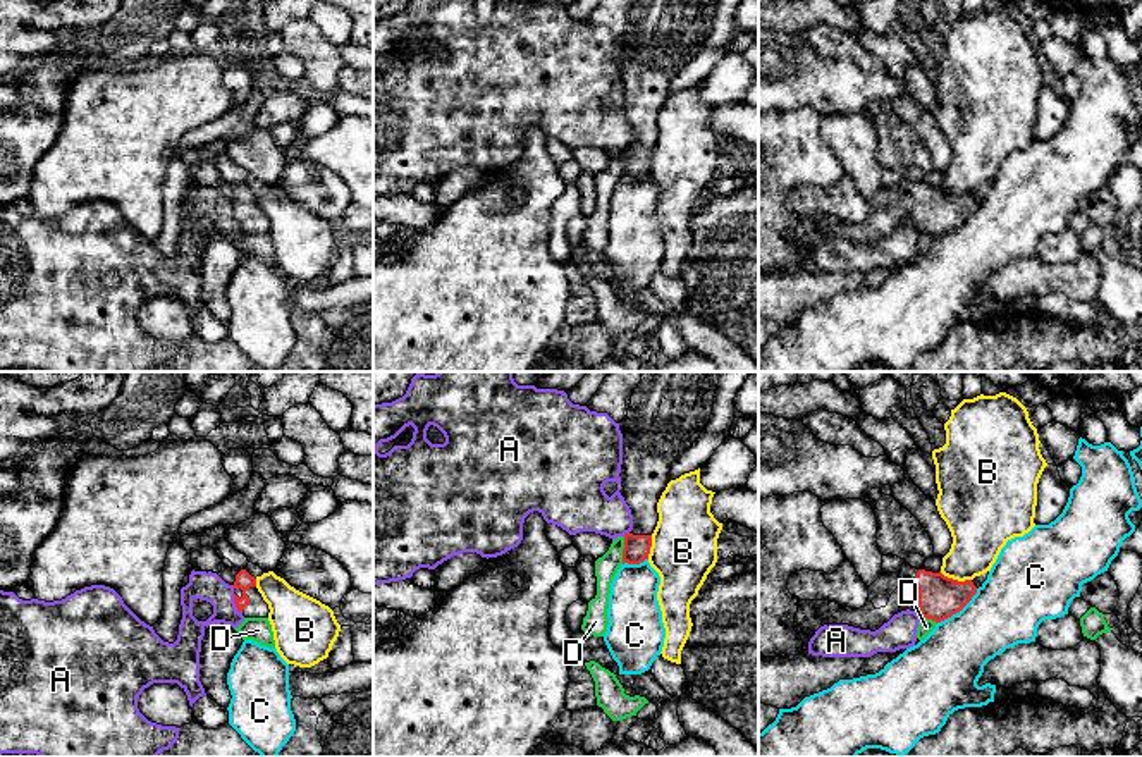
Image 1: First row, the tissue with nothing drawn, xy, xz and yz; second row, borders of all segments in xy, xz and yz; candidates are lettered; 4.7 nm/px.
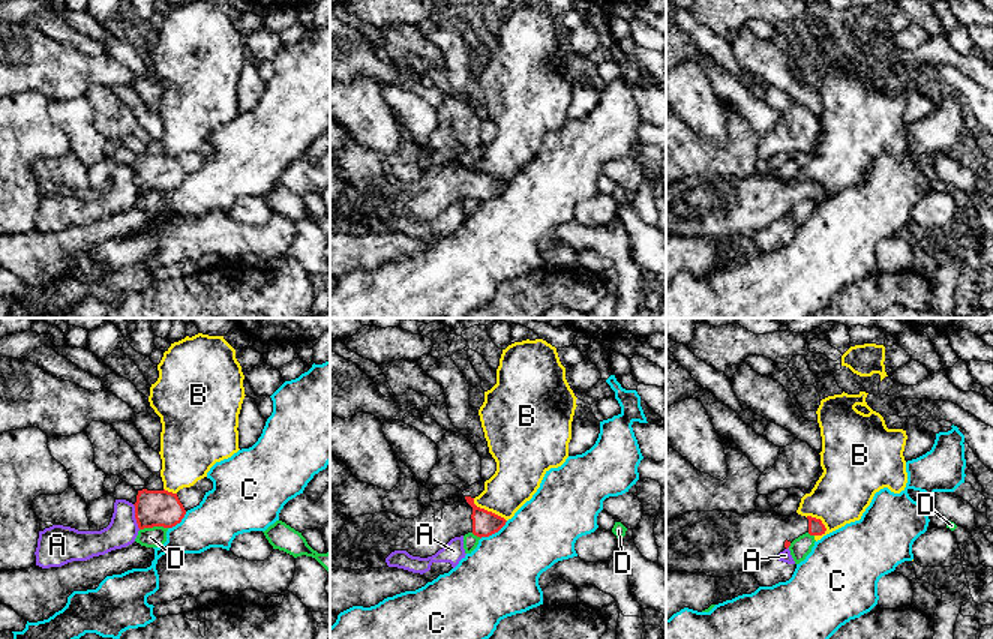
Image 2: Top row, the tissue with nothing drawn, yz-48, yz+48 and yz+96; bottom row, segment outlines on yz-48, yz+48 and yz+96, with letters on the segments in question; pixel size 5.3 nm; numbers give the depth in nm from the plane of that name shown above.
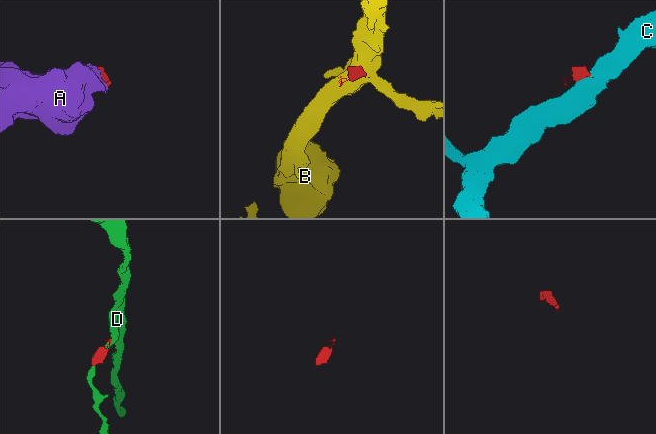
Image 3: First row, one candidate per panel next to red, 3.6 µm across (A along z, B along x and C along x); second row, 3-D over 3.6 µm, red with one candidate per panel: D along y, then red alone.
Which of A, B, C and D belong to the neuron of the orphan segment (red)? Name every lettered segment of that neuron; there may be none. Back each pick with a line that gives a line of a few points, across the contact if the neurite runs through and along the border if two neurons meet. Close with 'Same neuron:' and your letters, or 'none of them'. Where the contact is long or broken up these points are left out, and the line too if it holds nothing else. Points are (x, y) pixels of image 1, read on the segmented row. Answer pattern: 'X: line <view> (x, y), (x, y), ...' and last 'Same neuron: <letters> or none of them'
Same neuron: none of them

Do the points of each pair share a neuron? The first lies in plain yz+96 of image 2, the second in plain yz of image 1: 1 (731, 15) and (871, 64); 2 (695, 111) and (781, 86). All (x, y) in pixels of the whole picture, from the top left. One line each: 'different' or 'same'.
1: different
2: different

